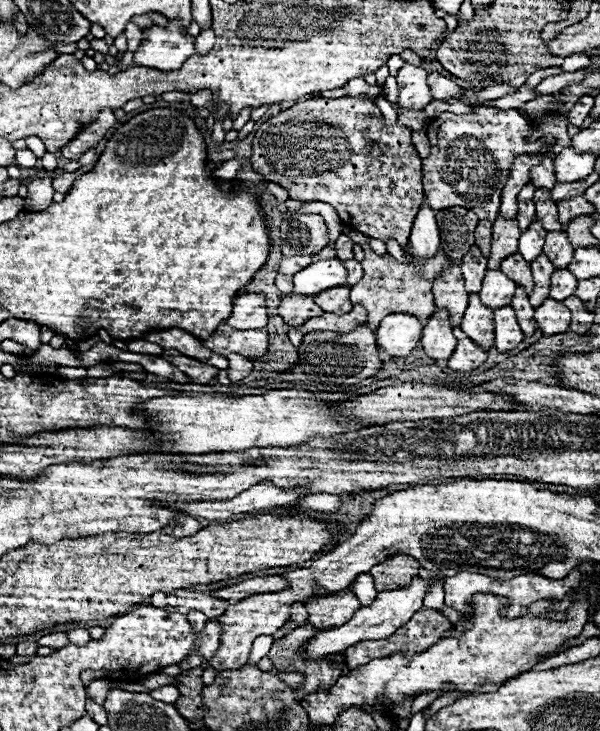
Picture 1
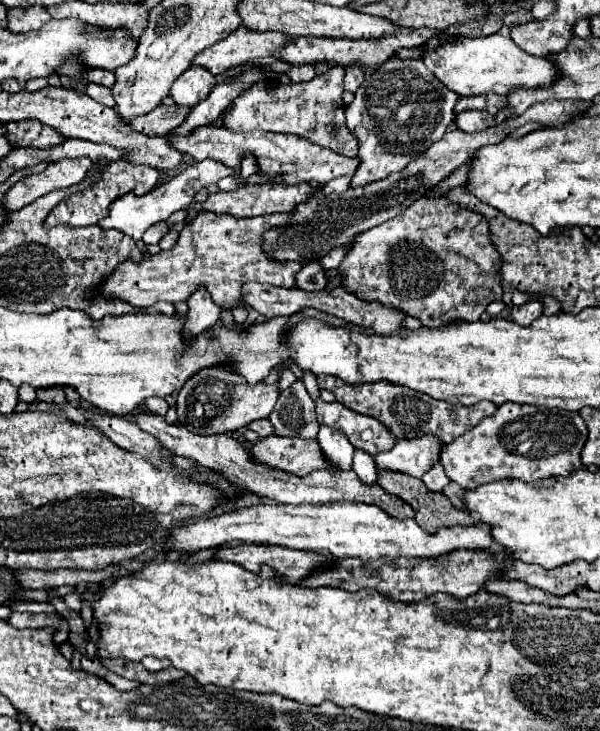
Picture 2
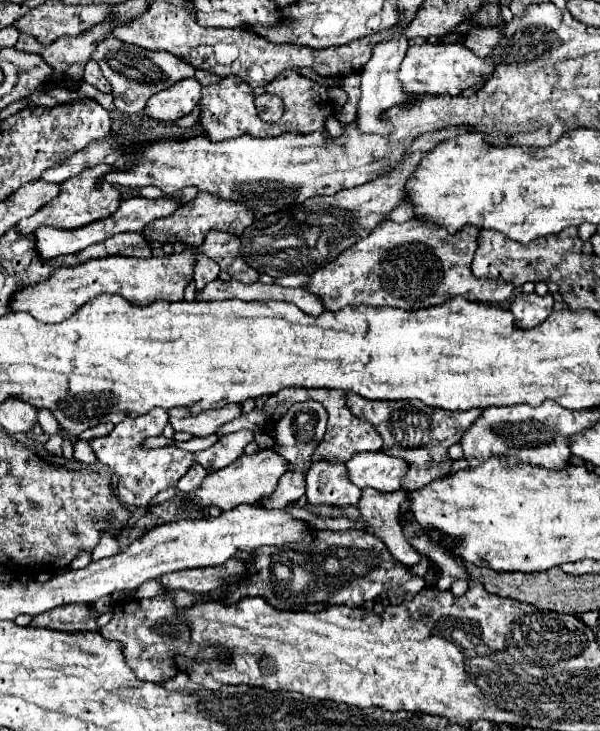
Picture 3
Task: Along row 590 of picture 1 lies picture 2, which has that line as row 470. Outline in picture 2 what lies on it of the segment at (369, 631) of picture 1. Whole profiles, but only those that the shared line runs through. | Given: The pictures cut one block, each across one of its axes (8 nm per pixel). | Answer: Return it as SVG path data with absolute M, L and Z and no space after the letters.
M434 436L398 440L392 450L380 452L374 456L374 462L380 470L402 472L414 478L422 478L440 460L440 444Z

